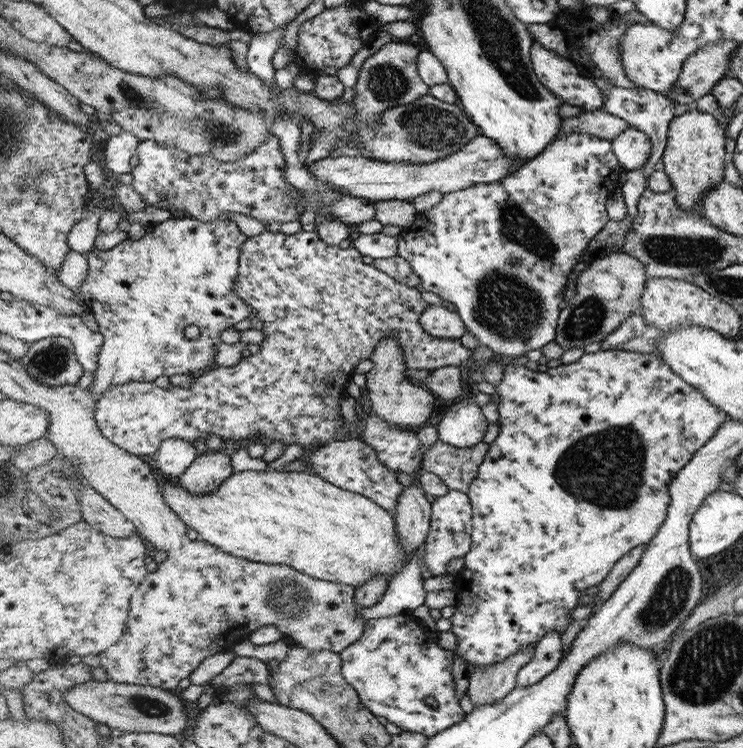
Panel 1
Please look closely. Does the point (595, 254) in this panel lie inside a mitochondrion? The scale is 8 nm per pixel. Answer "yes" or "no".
no

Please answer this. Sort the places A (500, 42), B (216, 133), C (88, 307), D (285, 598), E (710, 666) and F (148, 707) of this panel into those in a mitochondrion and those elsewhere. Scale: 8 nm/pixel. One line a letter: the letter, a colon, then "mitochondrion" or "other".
A: mitochondrion
B: mitochondrion
C: other
D: mitochondrion
E: mitochondrion
F: mitochondrion

